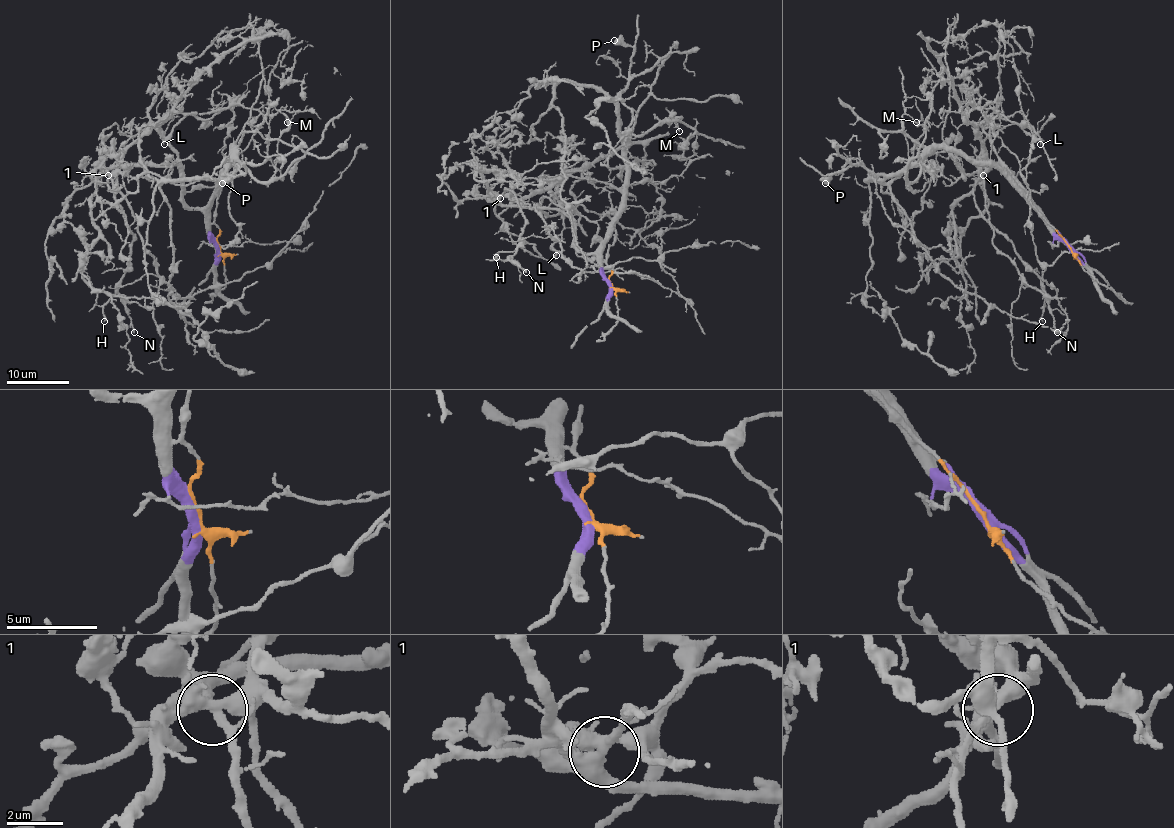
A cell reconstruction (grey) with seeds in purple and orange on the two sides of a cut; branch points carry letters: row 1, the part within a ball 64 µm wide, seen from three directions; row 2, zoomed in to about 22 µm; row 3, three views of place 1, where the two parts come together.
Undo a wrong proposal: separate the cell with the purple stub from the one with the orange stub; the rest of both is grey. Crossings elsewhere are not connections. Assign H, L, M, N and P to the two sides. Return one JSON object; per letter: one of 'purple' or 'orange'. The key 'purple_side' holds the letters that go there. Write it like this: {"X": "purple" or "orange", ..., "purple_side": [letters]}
{"H": "purple", "L": "orange", "M": "purple", "N": "purple", "P": "purple", "purple_side": ["H", "M", "N", "P"]}

